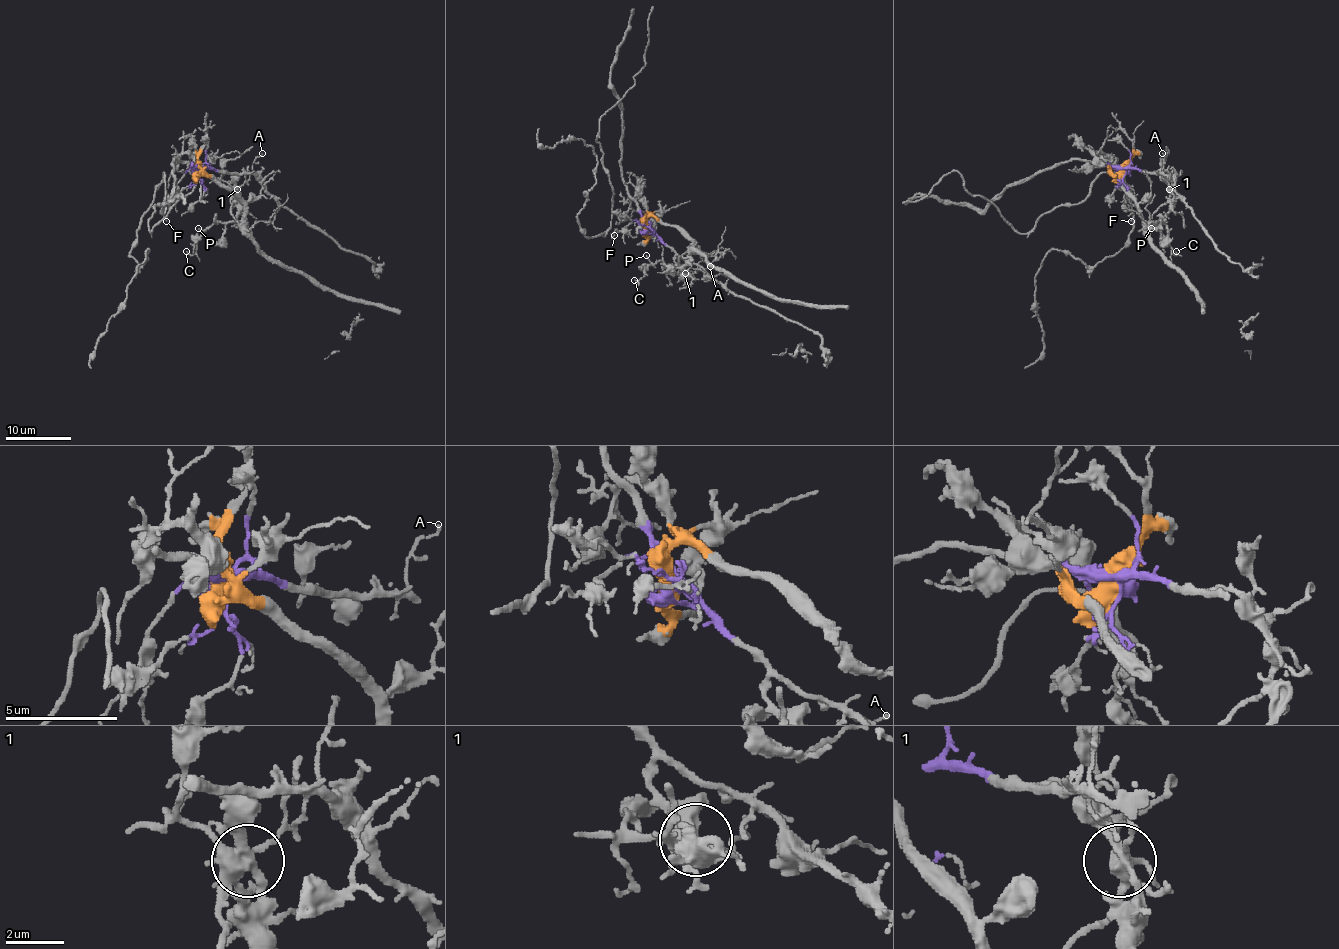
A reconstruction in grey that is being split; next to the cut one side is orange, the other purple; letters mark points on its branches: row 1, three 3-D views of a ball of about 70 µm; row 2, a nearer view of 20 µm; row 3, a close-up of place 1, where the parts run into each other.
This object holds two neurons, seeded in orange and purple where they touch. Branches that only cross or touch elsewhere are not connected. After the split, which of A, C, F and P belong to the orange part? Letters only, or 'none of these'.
none of these

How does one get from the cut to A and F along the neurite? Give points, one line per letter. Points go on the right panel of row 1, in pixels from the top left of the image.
A: (1126, 170), (1160, 172), (1162, 152)
F: (1126, 170), (1116, 167), (1126, 205), (1131, 210), (1131, 221)

